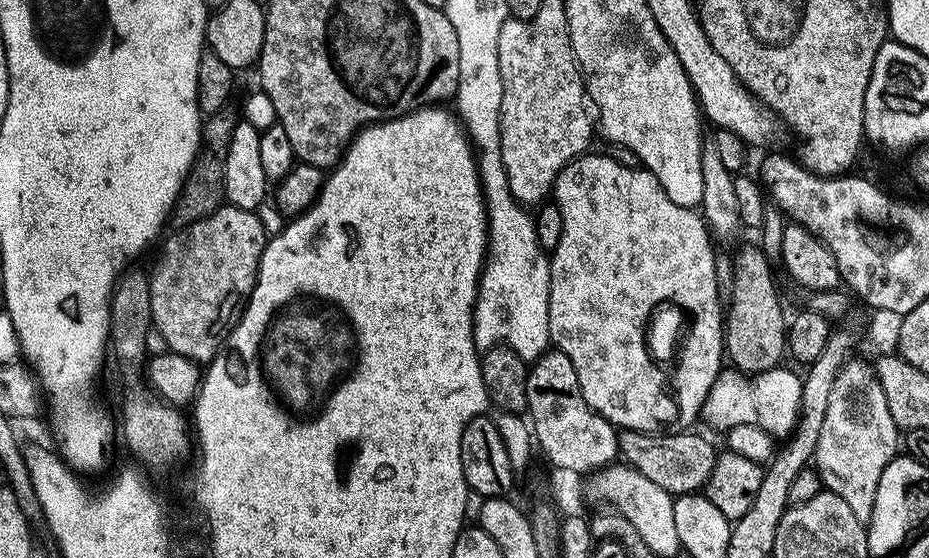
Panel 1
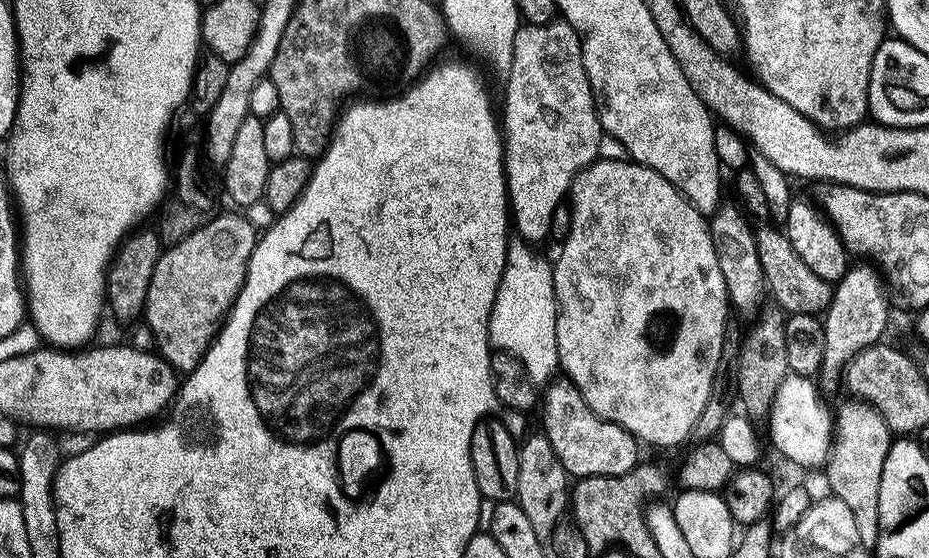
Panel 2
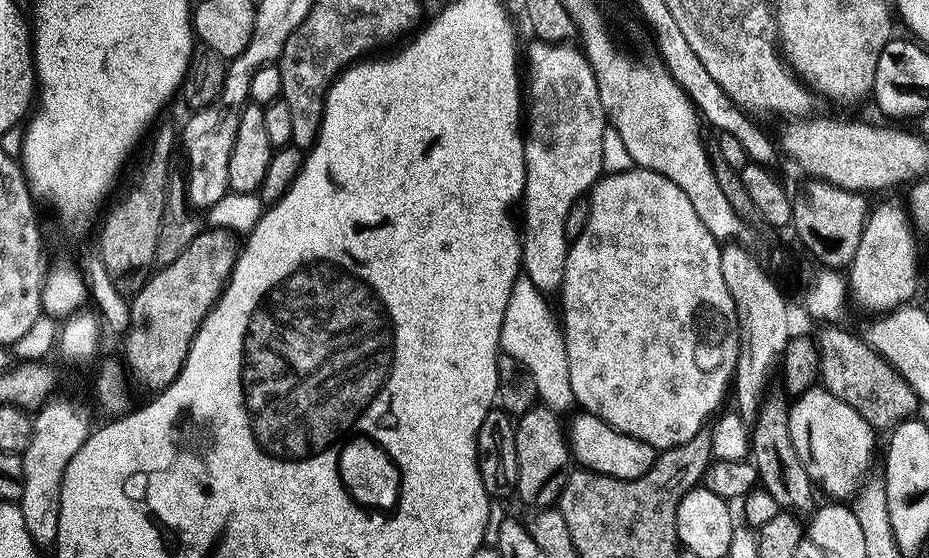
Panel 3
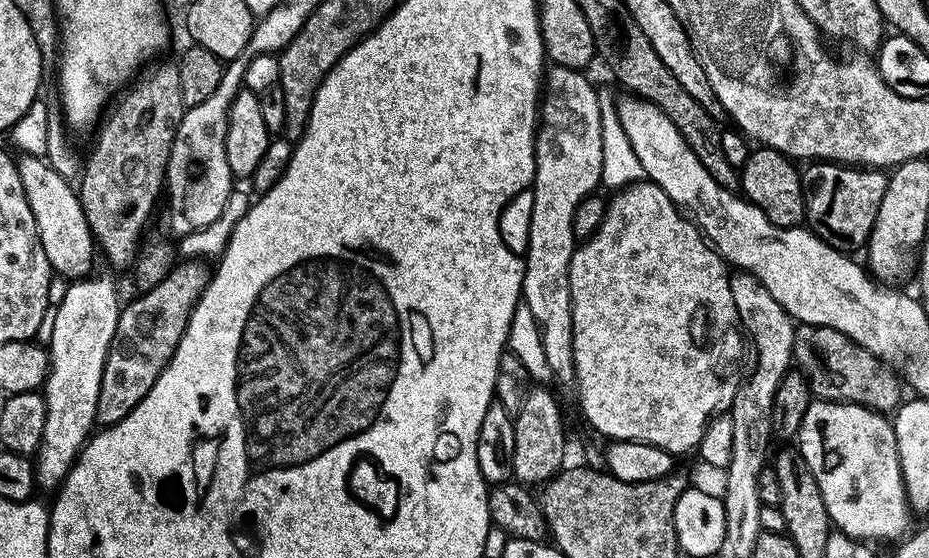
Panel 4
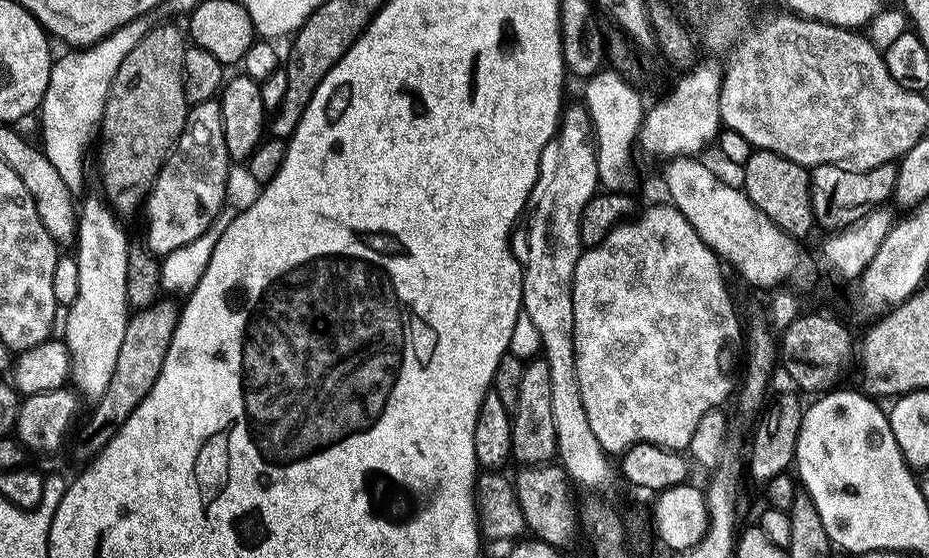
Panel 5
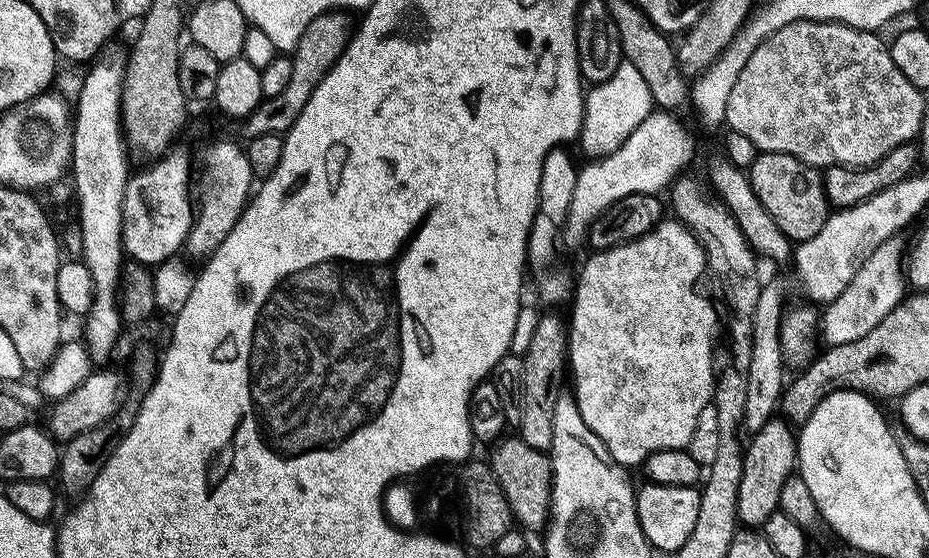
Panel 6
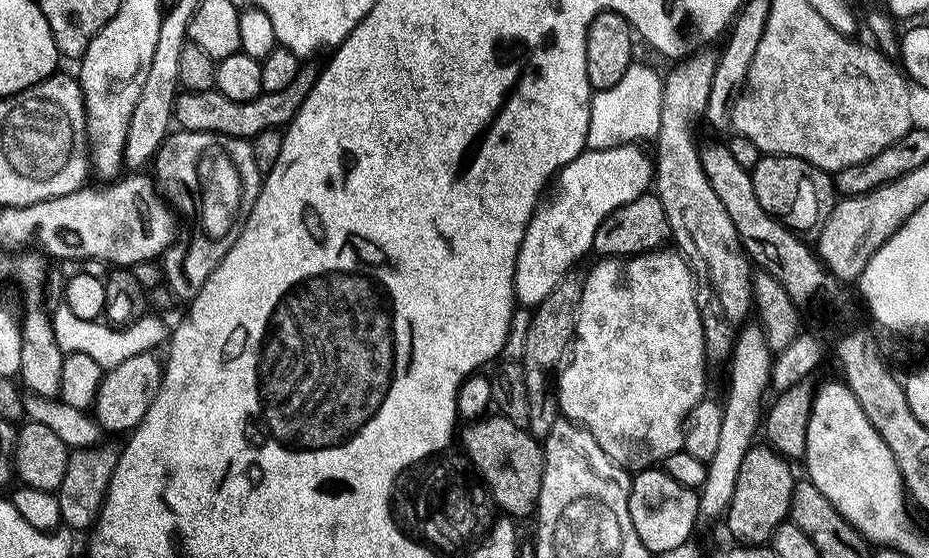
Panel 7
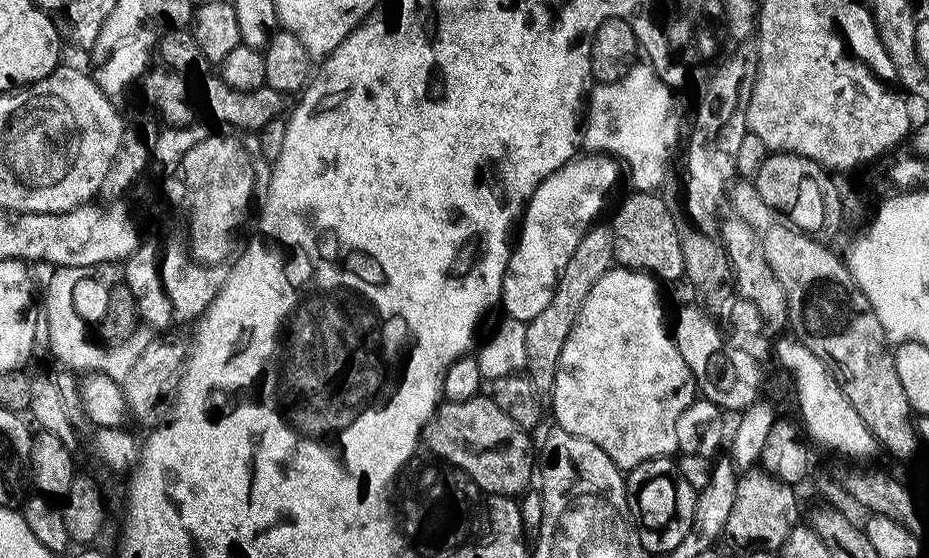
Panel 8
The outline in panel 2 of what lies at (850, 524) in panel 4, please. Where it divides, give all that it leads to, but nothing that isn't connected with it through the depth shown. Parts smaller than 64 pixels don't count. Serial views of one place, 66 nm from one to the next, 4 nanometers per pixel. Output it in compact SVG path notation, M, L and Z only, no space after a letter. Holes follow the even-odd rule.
M789 374L772 403L772 440L786 459L804 468L823 469L828 463L828 457L832 455L834 412L824 405L823 398L815 379Z

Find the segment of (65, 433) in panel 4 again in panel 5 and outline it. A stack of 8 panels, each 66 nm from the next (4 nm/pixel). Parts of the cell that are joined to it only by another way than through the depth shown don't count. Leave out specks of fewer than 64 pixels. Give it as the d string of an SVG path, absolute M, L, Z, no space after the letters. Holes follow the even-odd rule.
M87 197L78 214L76 259L80 290L64 321L64 341L72 358L70 382L79 395L84 394L91 402L98 402L109 389L132 317L127 293L132 244L128 242L126 232L119 224L121 221L117 213L105 199L98 198Z

